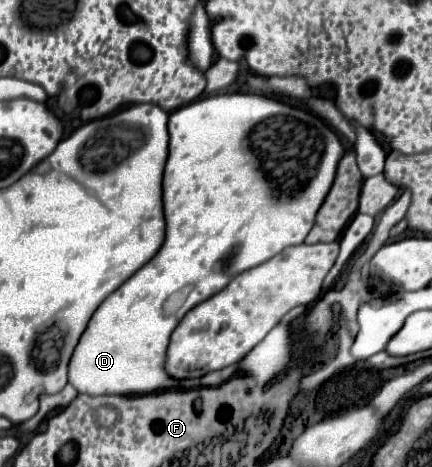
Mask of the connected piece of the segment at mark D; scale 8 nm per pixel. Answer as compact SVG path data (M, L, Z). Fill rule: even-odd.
M217 94L217 96L195 100L169 114L169 136L171 136L169 158L167 158L165 176L163 176L163 206L165 206L165 220L167 220L167 234L165 234L163 248L153 256L153 260L149 260L141 270L137 270L123 286L119 286L113 294L109 294L93 314L69 362L69 384L73 384L77 392L85 392L91 396L151 394L155 390L177 386L177 382L171 380L171 376L165 372L165 354L167 354L171 332L177 328L181 318L191 308L211 298L215 292L223 290L237 274L257 264L263 264L275 254L279 254L283 248L301 244L305 240L305 236L315 224L317 210L321 208L327 192L331 190L337 164L345 152L345 146L339 140L339 136L324 124L321 118L307 110L293 108L277 98L269 98L263 94ZM301 120L309 124L325 126L325 128L315 128L315 132L319 134L317 138L319 144L313 150L319 152L319 172L310 179L310 183L308 182L304 187L299 186L303 189L297 192L279 192L273 184L283 186L283 182L287 180L289 182L297 180L295 178L297 142L301 140Z

